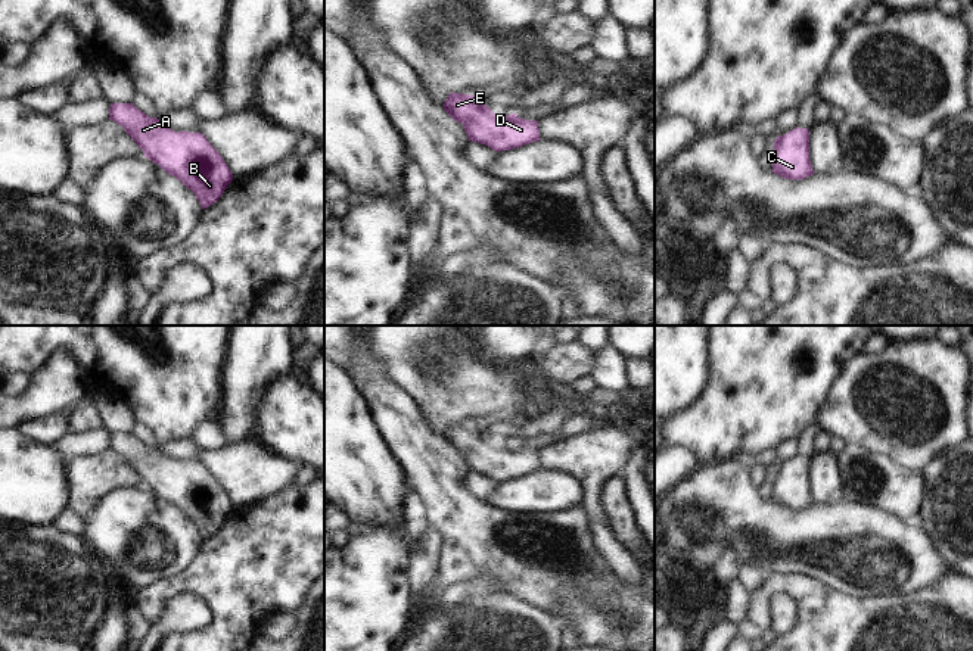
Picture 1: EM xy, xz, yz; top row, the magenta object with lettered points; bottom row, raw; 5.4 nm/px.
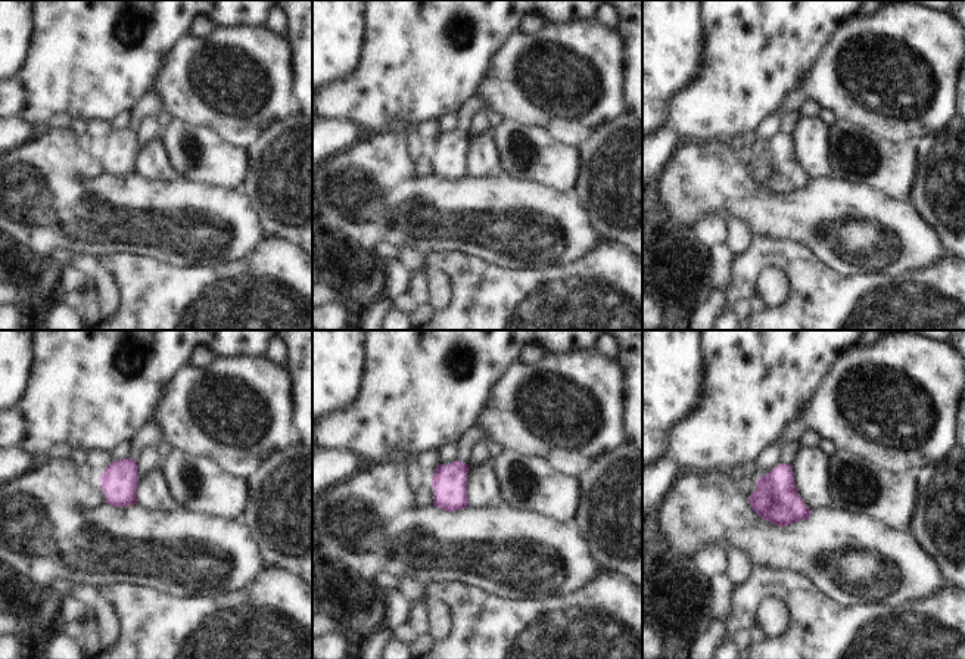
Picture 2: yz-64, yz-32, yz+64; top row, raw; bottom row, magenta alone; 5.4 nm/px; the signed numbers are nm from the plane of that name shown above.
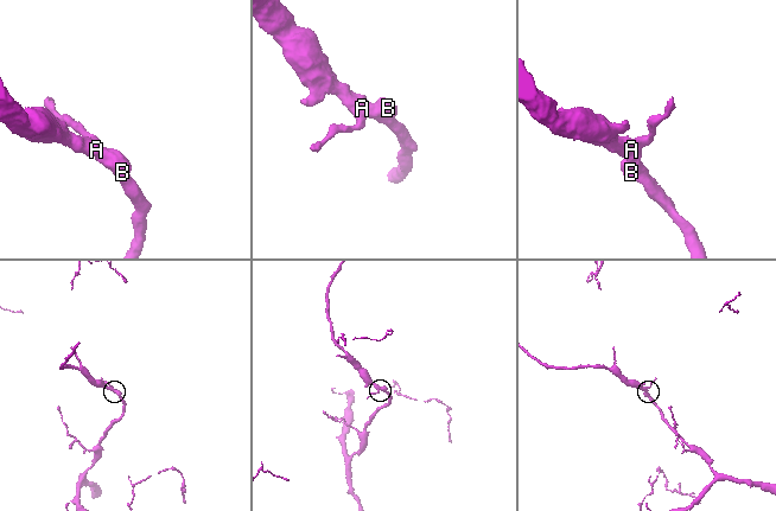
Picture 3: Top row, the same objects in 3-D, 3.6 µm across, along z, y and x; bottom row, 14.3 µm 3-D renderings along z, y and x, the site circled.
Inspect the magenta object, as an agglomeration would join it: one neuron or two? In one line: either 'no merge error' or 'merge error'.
no merge error

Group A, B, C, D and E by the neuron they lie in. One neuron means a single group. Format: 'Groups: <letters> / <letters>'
Groups: A B C D E

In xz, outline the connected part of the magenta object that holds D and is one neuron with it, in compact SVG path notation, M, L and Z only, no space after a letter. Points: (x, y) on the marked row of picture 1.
M450 93L444 110L464 127L469 141L485 144L498 153L541 140L538 121L522 119L516 113L494 113L475 94Z

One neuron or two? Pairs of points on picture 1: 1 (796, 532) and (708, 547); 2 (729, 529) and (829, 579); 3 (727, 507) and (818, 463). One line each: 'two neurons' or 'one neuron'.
1: one neuron
2: one neuron
3: two neurons

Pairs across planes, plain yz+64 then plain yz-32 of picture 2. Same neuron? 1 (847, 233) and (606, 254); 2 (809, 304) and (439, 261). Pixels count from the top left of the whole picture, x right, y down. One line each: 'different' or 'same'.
1: different
2: same

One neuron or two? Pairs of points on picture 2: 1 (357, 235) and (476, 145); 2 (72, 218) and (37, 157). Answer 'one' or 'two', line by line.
1: two
2: one

